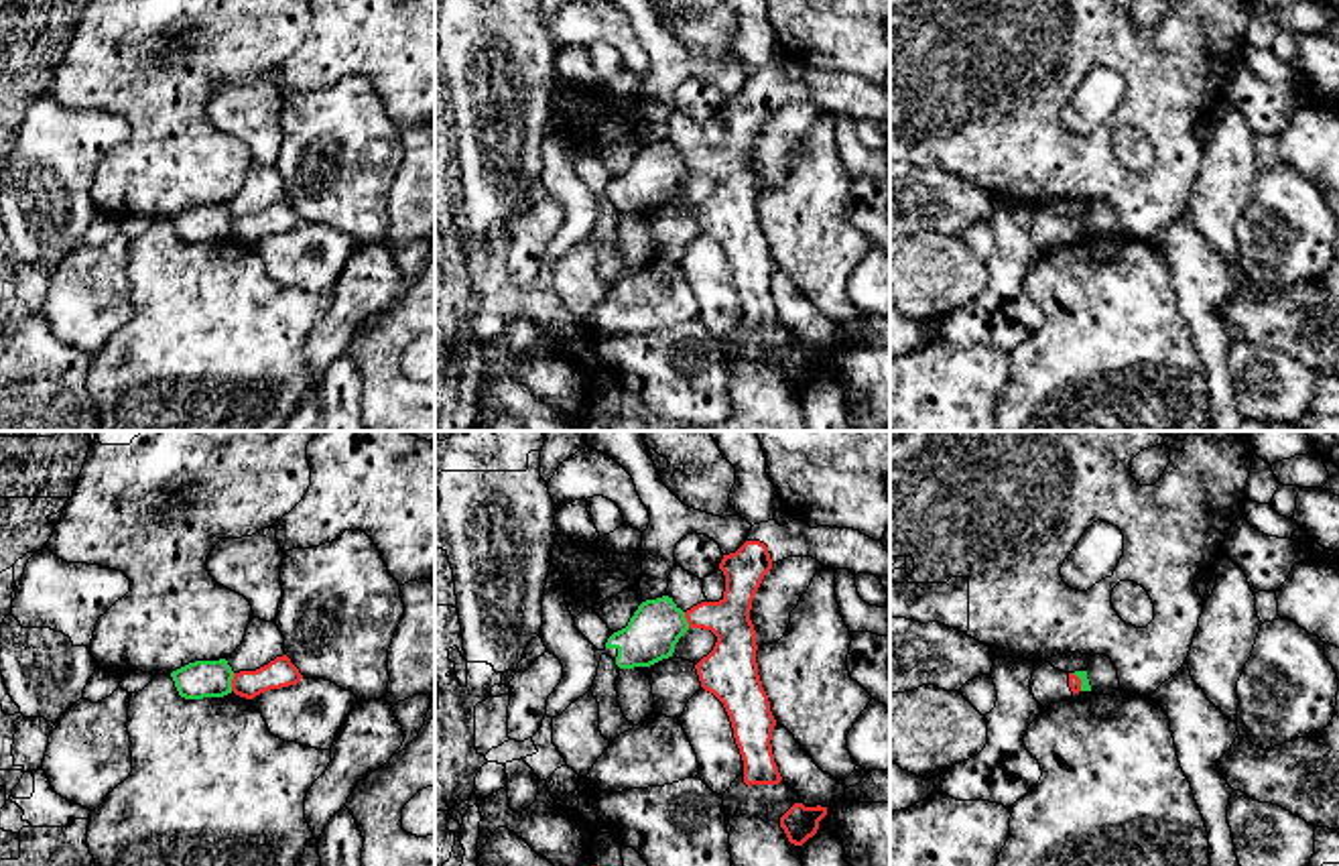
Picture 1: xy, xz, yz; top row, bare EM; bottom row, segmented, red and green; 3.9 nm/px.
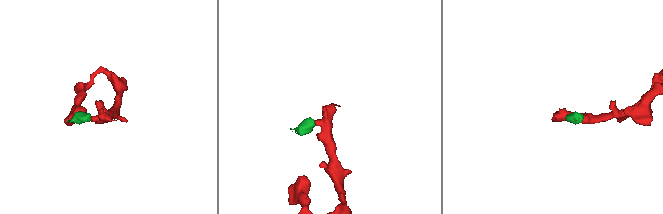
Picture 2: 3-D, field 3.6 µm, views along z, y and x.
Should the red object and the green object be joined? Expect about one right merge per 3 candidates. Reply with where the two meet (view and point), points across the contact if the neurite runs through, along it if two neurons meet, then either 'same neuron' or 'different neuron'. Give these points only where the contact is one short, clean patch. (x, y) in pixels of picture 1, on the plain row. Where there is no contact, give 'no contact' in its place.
xy (232, 226) | along xy (234, 218), (230, 234) | different neuron

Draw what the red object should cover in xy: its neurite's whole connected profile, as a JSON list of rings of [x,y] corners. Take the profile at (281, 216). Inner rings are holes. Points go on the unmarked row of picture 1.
[[[282,199],[256,215],[234,218],[232,236],[240,242],[254,244],[270,234],[297,230],[301,224],[299,213]]]

